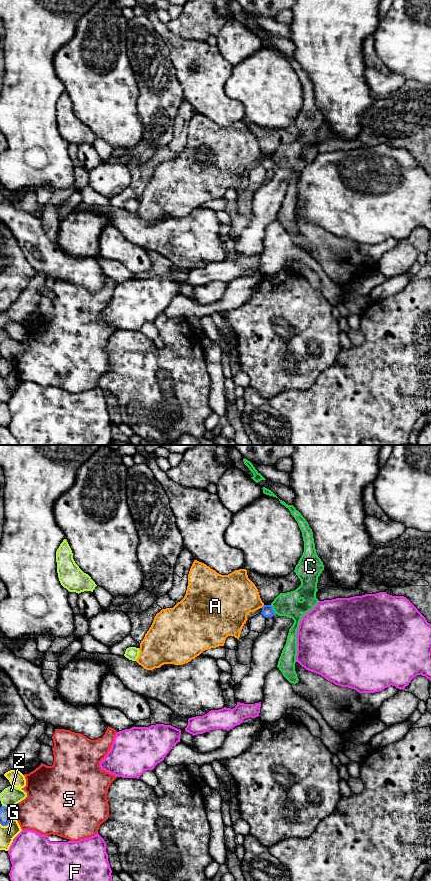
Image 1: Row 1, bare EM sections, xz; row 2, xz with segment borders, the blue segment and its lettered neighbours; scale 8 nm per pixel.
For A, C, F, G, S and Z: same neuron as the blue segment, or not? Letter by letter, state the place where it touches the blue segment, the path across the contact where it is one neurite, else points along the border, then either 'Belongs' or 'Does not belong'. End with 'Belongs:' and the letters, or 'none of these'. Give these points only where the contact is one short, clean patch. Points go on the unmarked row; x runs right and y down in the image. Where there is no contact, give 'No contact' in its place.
A: Touches blue at xz (263, 158). Boundary: xz (264, 157), (261, 159). Does not belong
C: Touches blue at xz (272, 161). Boundary: xz (270, 157), (275, 165). Does not belong
F: Touches blue at xz (13, 392). Does not belong
G: Touches blue at xz (7, 376). Boundary: xz (12, 369), (6, 377), (0, 376). Does not belong
S: Touches blue at xz (13, 365). Does not belong
Z: Touches blue at xz (7, 359). Does not belong
Belongs: none of these

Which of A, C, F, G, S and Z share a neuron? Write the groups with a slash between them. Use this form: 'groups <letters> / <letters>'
groups A / C / F / G / S / Z

